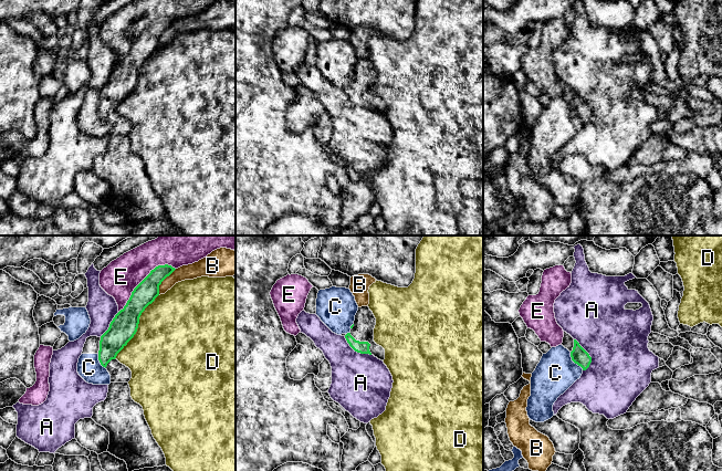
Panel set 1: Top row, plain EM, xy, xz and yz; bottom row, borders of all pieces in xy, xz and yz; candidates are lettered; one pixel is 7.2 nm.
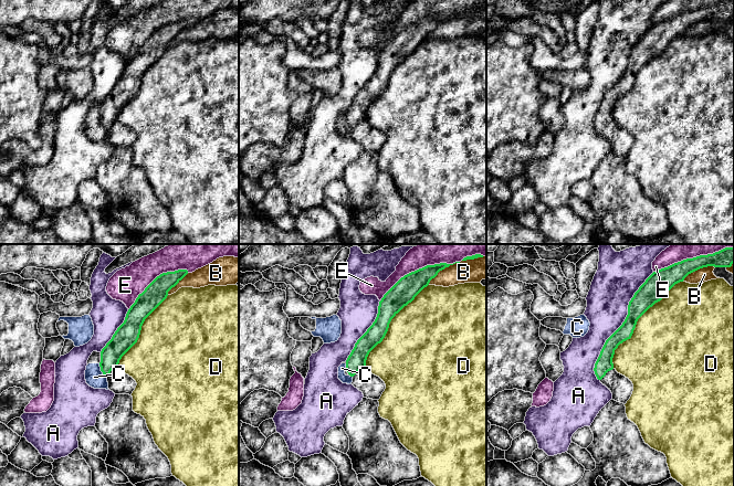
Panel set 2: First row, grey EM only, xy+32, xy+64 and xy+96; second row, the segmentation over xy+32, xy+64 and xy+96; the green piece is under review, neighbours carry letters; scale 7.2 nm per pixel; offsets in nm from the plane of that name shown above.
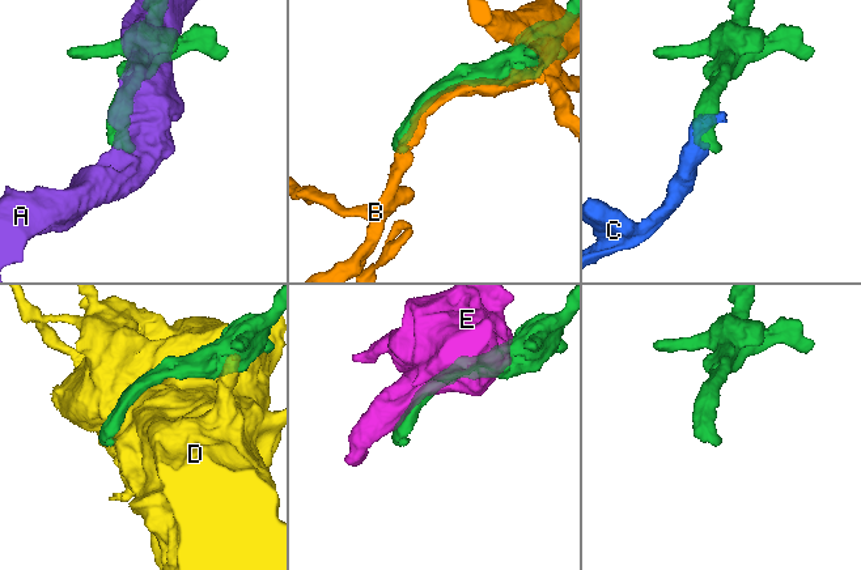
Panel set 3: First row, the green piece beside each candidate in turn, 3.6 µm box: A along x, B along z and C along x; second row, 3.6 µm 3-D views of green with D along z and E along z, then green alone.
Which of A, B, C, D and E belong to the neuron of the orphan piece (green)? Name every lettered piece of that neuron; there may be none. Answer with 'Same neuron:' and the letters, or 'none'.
Same neuron: none

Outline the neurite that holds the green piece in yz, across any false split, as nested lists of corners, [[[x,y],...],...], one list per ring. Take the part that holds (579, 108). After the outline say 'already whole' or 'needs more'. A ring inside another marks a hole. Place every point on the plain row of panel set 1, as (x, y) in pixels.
[[[574,92],[574,100],[571,104],[571,109],[575,116],[583,121],[583,123],[586,123],[592,115],[592,109],[576,92]]]; already whole

